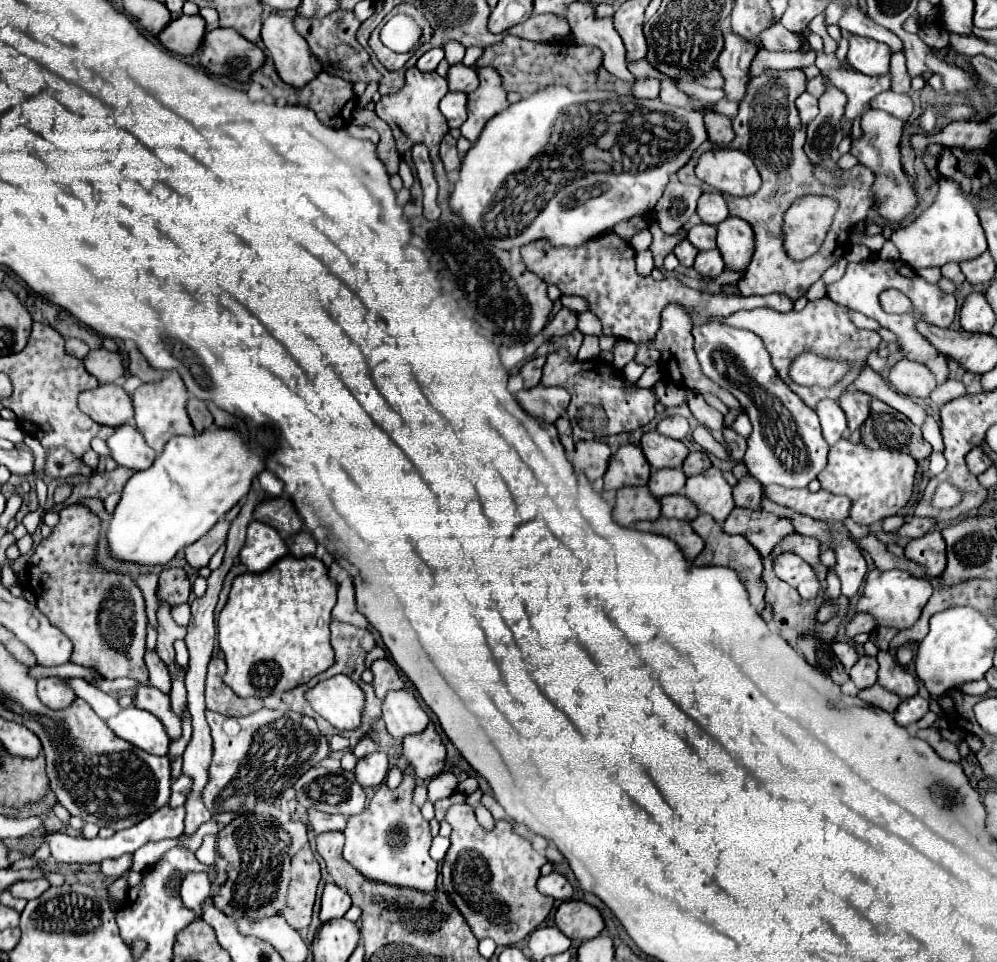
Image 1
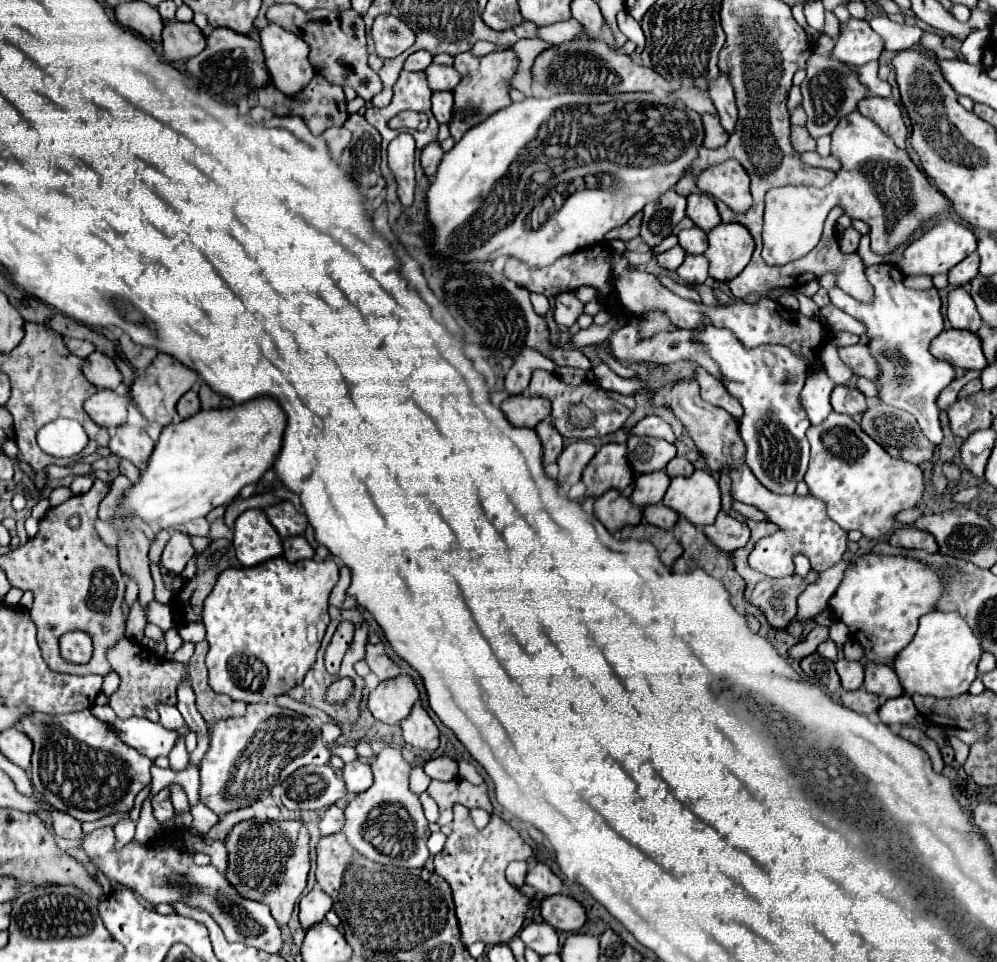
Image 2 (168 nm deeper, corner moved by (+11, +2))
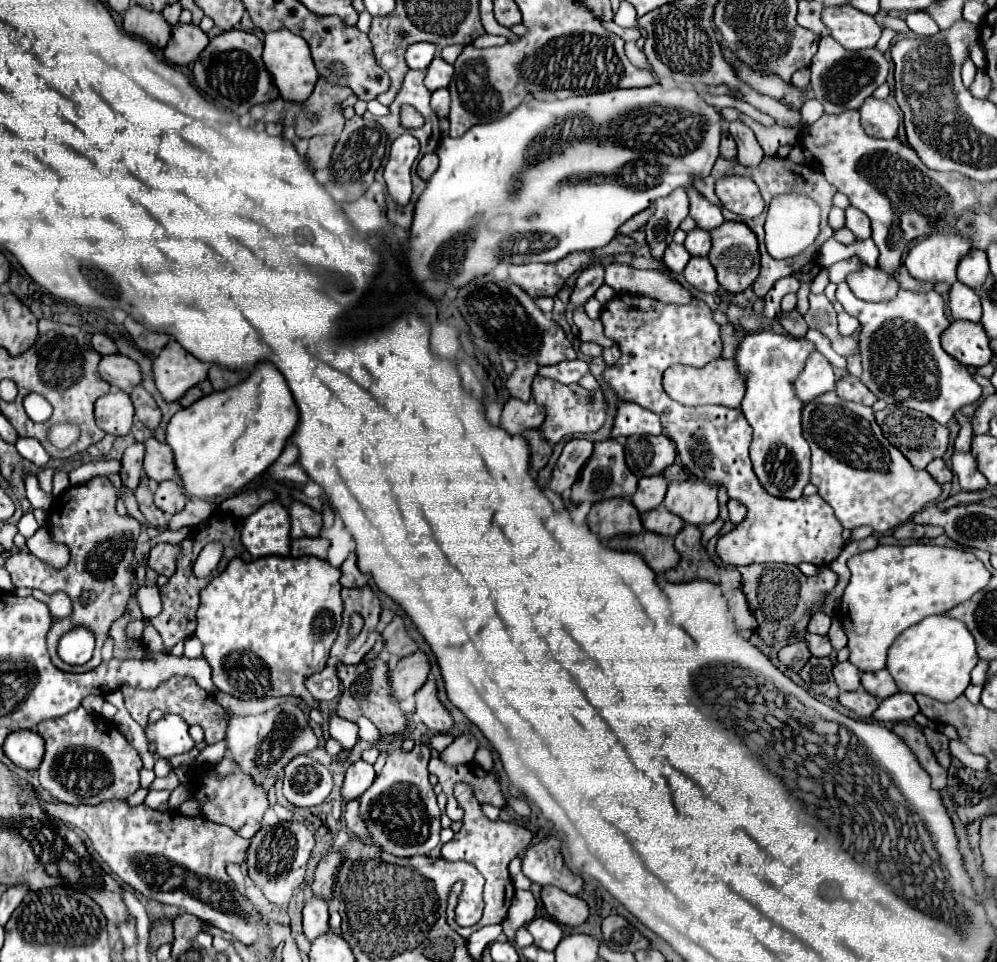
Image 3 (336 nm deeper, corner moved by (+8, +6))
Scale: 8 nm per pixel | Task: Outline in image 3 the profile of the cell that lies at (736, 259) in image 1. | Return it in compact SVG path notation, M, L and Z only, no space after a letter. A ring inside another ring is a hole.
M725 221L721 227L715 227L711 231L711 237L713 237L713 247L707 257L717 271L719 285L731 293L739 293L751 287L755 277L759 275L759 251L757 251L755 233L745 223Z

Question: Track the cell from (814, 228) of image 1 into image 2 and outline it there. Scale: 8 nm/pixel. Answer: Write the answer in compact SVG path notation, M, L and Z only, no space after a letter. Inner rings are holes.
M858 111L840 119L830 137L832 155L842 167L824 189L776 187L766 193L762 257L768 265L784 265L810 253L820 241L826 215L836 205L840 205L848 217L868 223L872 251L878 255L894 253L922 223L952 207L948 197L930 183L908 153L898 149L888 135L880 133L878 125Z

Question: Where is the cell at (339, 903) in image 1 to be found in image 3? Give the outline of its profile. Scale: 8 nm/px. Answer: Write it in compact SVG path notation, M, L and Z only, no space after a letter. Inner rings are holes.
M311 897L305 907L303 907L303 931L305 937L309 941L313 941L315 937L319 937L319 933L327 931L327 921L329 921L329 913L327 913L327 901L321 897Z

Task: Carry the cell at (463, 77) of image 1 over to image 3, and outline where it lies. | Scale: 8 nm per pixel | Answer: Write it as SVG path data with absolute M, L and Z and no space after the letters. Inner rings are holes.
M435 57L431 61L431 65L427 67L427 75L425 75L425 87L429 91L437 91L441 87L447 87L449 81L453 77L453 67L449 63L445 63L441 57Z

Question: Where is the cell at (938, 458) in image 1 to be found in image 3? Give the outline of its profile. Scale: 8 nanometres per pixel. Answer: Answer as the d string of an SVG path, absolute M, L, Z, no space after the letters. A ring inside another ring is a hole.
M843 283L837 287L837 299L845 299L845 305L861 305L861 381L879 399L907 405L947 425L957 409L981 397L981 387L967 367L945 353L939 343L949 321L945 317L945 301L935 289L927 293L899 289L897 297L887 303L867 303L853 295L843 297Z

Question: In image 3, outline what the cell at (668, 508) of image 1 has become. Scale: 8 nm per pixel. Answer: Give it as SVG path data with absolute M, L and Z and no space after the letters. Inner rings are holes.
M665 507L641 513L641 519L643 519L645 529L659 533L659 535L667 535L667 537L675 537L679 533L679 529L685 525L683 519L679 519L677 515L673 515Z

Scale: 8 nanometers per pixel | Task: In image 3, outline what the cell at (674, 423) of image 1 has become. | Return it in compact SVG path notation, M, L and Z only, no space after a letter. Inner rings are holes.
M621 403L617 409L615 425L611 437L629 437L629 435L661 435L663 425L661 419L635 403Z

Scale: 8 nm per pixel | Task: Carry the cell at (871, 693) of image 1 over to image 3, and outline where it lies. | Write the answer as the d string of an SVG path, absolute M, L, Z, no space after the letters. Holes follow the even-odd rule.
M857 689L857 691L849 691L849 693L841 693L839 695L839 703L851 711L855 711L859 717L869 719L873 715L873 711L879 705L879 699L873 697L871 693Z

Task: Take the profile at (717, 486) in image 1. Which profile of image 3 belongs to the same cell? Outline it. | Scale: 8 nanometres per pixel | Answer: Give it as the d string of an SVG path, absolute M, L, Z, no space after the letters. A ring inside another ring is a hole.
M691 477L687 481L669 483L665 507L681 517L685 523L703 525L717 519L717 491L715 483Z

